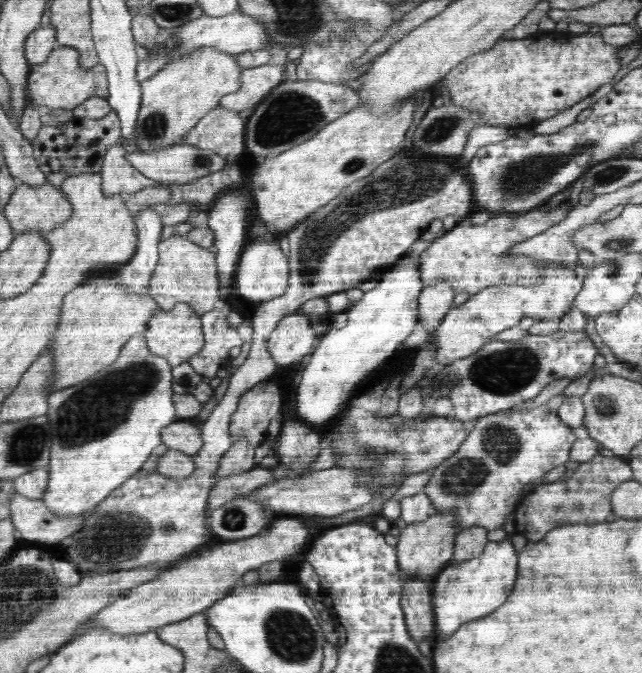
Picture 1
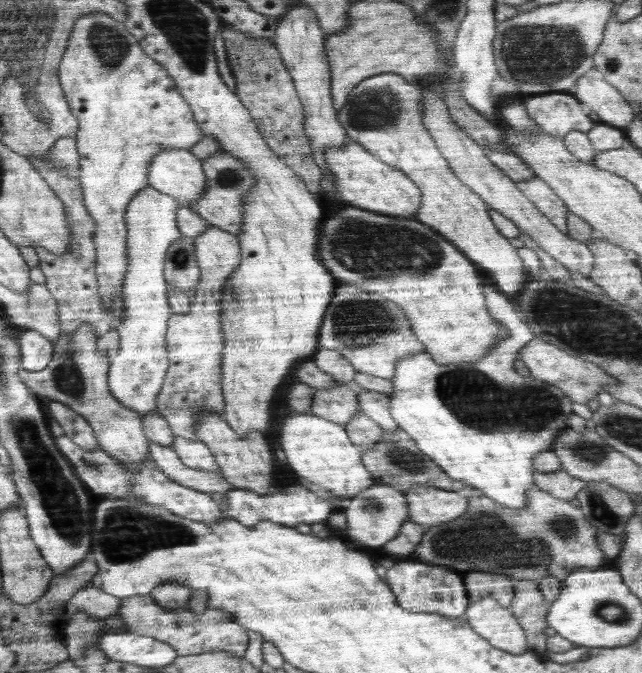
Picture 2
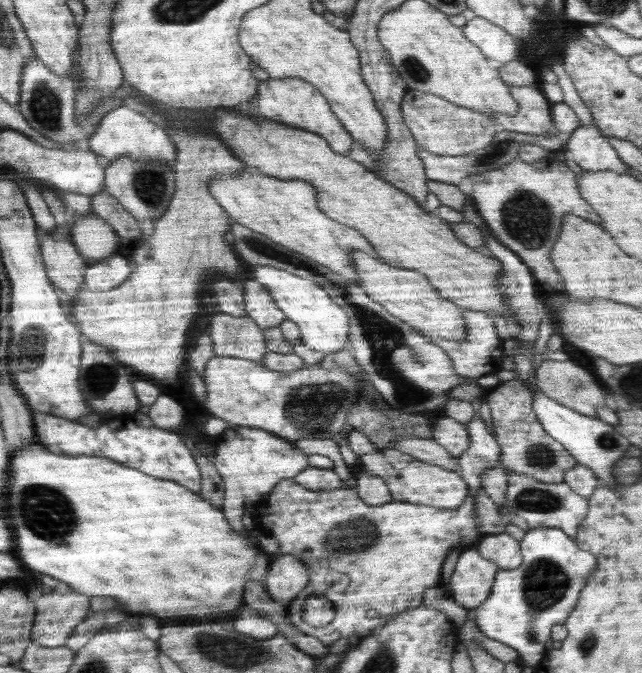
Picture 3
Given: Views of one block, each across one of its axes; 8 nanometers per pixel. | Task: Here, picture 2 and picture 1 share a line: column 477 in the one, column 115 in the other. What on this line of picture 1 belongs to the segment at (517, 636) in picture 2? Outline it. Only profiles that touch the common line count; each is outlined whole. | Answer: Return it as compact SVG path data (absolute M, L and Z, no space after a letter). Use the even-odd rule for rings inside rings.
M278 516L278 520L270 524L266 534L259 533L250 538L216 545L210 550L203 549L198 556L191 558L190 562L162 572L155 579L130 590L122 598L111 602L110 606L105 606L92 618L82 622L82 625L77 627L77 634L72 635L72 640L86 634L86 631L94 626L106 627L121 635L157 632L161 626L202 613L214 605L214 602L224 598L236 585L242 585L244 574L256 571L260 566L274 560L288 560L302 550L308 538L310 528L302 520L298 520L298 516Z

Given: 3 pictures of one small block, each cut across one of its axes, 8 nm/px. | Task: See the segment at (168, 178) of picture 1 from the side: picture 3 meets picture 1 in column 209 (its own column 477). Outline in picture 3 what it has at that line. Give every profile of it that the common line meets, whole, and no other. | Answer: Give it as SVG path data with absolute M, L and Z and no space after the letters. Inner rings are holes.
M504 129L502 132L494 135L492 142L490 142L490 145L486 146L486 148L475 150L471 152L471 154L464 156L435 156L434 154L426 152L426 150L422 150L422 148L418 148L417 152L419 158L425 162L425 172L428 180L458 185L460 181L464 181L465 178L472 176L472 174L484 174L506 167L511 161L518 158L518 151L524 144L534 144L534 146L540 146L540 148L544 148L544 150L555 152L563 149L564 138L565 137L557 133L552 133L547 136L534 136L534 134L524 134Z

